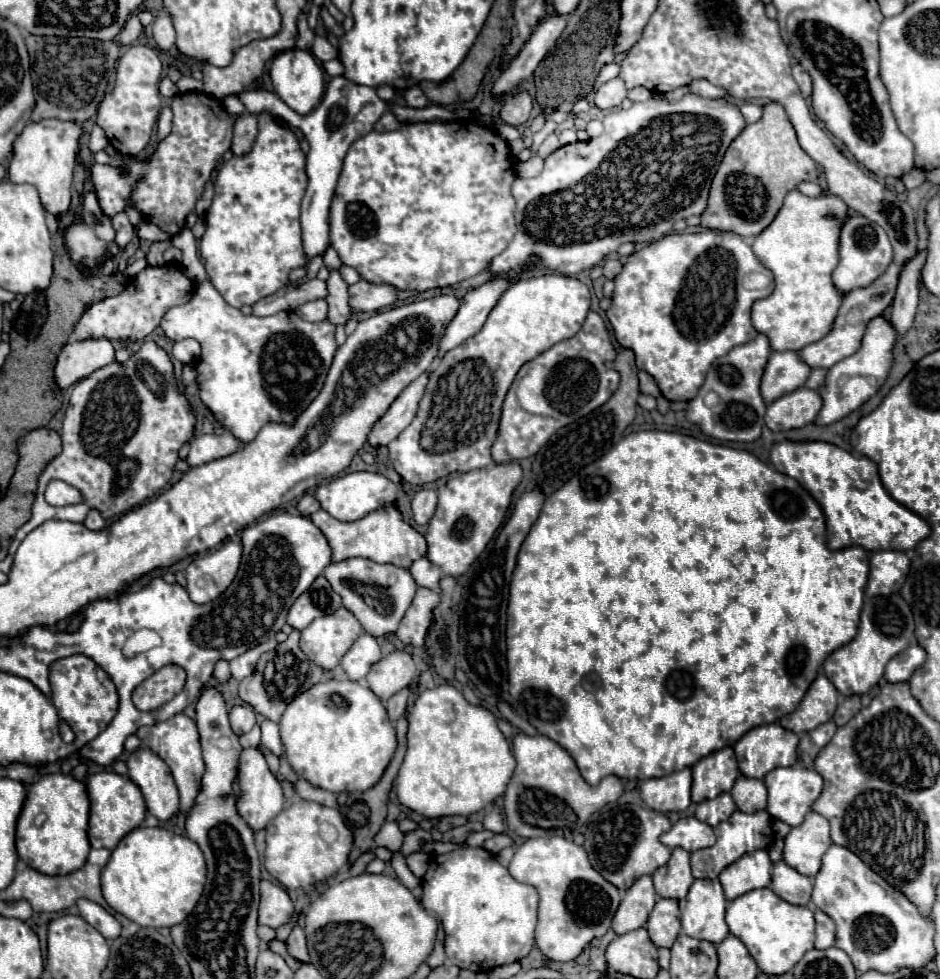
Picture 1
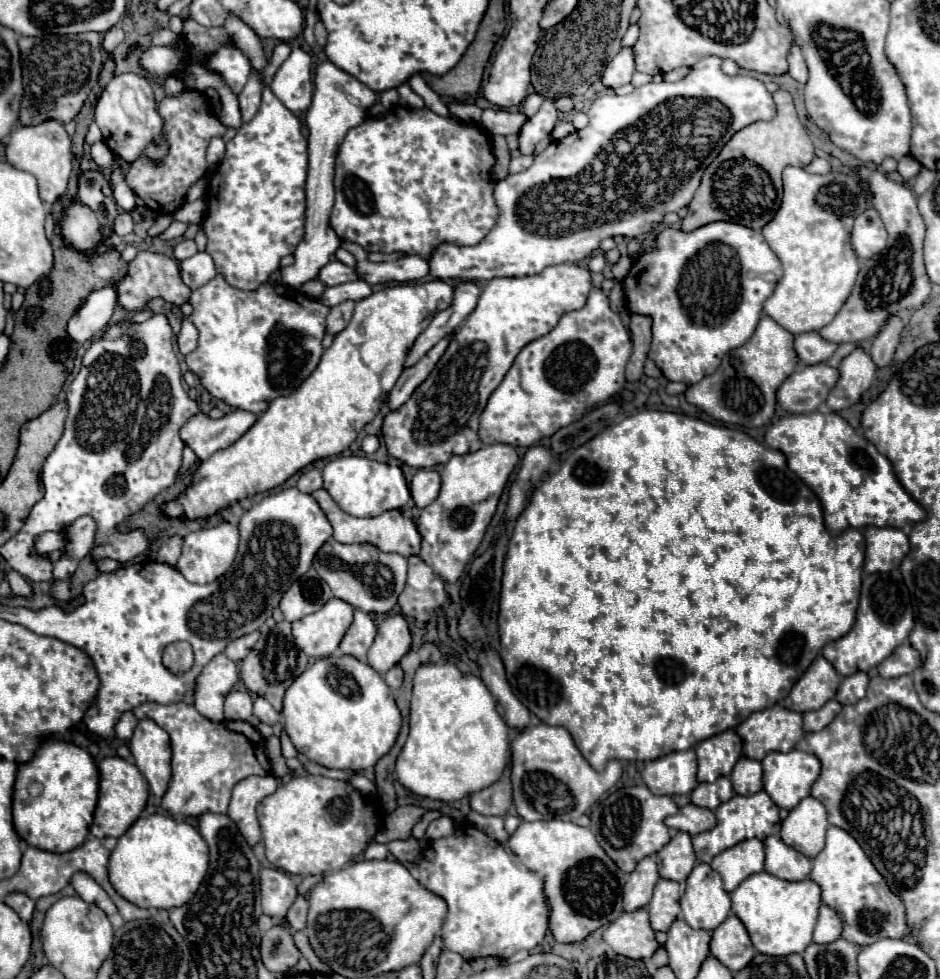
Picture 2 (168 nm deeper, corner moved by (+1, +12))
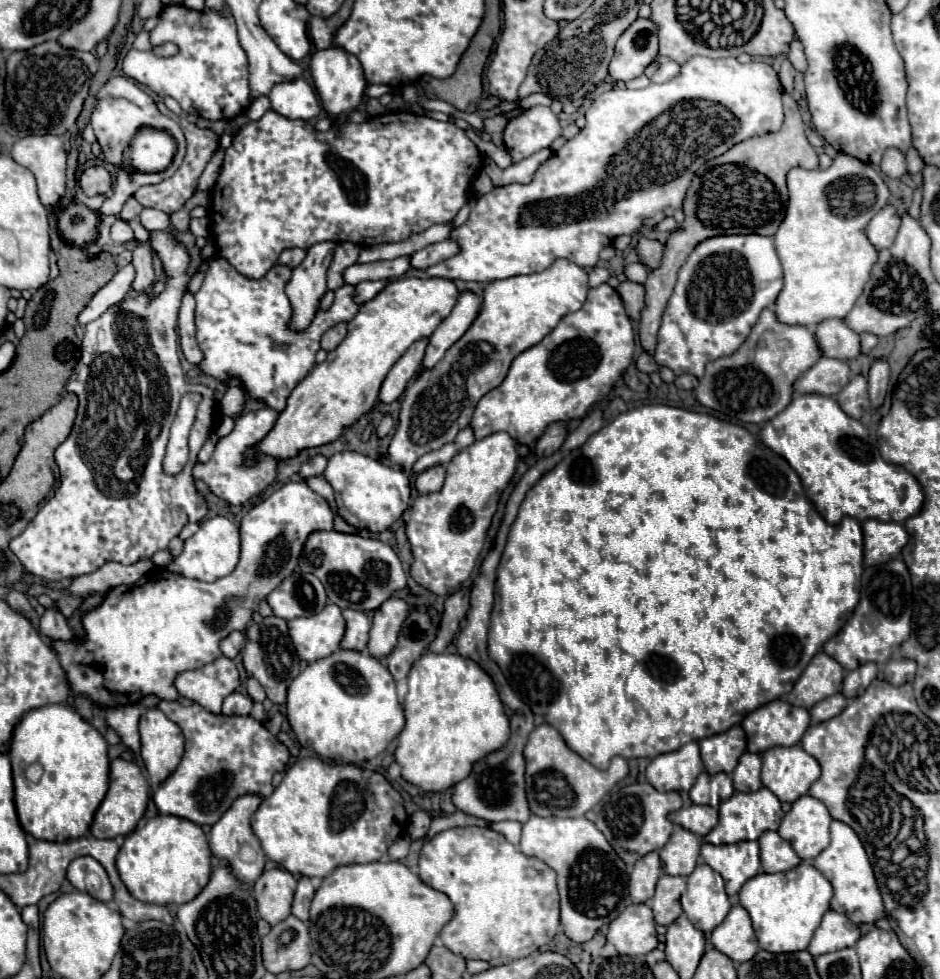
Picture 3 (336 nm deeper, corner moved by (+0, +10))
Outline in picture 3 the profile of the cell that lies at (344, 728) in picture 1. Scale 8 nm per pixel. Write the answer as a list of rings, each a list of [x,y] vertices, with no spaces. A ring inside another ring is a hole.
[[[337,650],[327,658],[311,662],[289,686],[287,720],[301,746],[313,748],[321,758],[341,756],[345,762],[363,762],[377,758],[405,724],[403,708],[399,704],[391,672],[379,658],[365,656],[357,650]]]

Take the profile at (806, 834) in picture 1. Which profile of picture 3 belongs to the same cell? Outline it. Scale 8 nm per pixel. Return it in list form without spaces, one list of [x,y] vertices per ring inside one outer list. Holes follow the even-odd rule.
[[[805,794],[783,816],[779,836],[785,838],[801,860],[813,860],[829,844],[829,810],[817,798]]]

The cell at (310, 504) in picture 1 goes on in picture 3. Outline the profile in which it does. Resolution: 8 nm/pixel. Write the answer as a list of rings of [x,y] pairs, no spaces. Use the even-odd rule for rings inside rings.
[[[317,454],[317,456],[313,456],[309,462],[305,462],[301,466],[301,472],[299,474],[301,474],[303,480],[307,480],[311,476],[321,476],[323,470],[325,470],[325,466],[327,466],[327,458],[321,456],[321,454]]]

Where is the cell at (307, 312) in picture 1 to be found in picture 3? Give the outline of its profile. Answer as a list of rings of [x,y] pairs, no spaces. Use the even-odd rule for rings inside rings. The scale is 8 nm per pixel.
[[[377,280],[377,282],[359,282],[355,286],[355,302],[357,304],[363,304],[363,302],[369,302],[371,298],[375,298],[385,286],[389,284],[389,280]]]

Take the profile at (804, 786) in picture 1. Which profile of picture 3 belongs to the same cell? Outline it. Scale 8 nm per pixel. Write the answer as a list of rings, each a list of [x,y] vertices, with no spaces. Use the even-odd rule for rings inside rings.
[[[775,746],[761,754],[761,782],[781,802],[795,802],[821,776],[819,762],[801,746]]]

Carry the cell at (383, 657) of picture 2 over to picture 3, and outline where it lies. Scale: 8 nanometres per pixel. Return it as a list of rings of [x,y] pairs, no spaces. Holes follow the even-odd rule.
[[[389,598],[375,610],[373,626],[369,632],[369,654],[375,658],[385,658],[397,644],[397,634],[409,612],[409,606],[401,598]]]

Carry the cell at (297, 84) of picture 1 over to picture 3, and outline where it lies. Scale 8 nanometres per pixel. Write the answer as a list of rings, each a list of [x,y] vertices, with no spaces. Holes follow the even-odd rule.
[[[295,80],[295,82],[281,82],[275,84],[273,90],[269,92],[271,100],[271,110],[285,118],[301,118],[301,120],[311,120],[321,112],[319,98],[315,96],[313,88],[305,80]]]

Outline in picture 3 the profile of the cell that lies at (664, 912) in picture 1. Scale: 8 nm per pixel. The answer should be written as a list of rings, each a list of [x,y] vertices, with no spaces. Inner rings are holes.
[[[663,874],[659,878],[655,896],[649,902],[657,924],[669,926],[671,922],[675,922],[675,918],[679,918],[681,914],[679,898],[683,892],[685,892],[685,878],[669,876],[669,874]]]

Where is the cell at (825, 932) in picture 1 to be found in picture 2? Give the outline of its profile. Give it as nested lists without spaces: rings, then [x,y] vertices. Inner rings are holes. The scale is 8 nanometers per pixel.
[[[822,904],[820,914],[818,914],[818,922],[814,928],[814,942],[818,942],[818,944],[834,942],[836,938],[840,938],[840,932],[842,932],[840,916],[832,908]]]

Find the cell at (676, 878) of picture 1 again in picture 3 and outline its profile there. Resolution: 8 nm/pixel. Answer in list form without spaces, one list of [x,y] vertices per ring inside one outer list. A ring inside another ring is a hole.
[[[675,828],[669,842],[659,850],[665,872],[671,876],[689,876],[699,858],[701,840],[685,828]]]

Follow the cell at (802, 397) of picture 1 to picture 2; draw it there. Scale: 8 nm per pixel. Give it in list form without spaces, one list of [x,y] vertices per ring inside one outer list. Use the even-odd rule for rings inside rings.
[[[826,364],[804,366],[792,372],[776,392],[778,406],[786,412],[814,412],[838,380],[838,370]]]

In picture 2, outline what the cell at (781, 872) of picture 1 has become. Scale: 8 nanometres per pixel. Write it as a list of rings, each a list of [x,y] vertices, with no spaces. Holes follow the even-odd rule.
[[[768,836],[764,840],[764,848],[766,848],[766,862],[764,862],[766,872],[770,872],[772,876],[778,876],[782,880],[790,880],[790,882],[808,878],[808,874],[812,870],[810,858],[806,858],[798,850],[786,846],[776,836]]]

